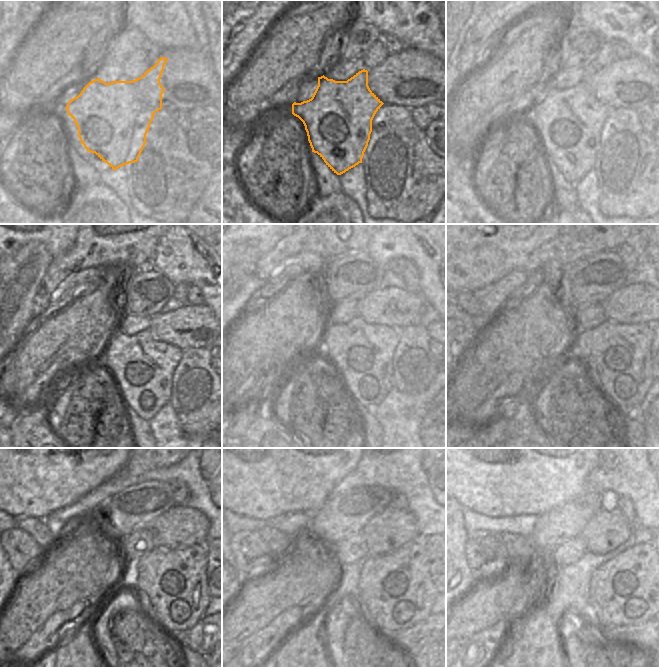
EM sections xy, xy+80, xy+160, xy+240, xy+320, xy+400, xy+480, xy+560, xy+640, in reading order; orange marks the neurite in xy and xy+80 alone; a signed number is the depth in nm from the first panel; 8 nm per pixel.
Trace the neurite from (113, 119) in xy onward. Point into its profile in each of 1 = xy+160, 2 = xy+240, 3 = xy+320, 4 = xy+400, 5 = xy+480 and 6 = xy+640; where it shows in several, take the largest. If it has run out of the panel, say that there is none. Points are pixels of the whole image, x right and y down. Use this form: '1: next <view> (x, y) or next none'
1: next xy+160 (569, 121)
2: next xy+240 (140, 353)
3: next xy+320 (366, 354)
4: next xy+400 (617, 356)
5: next xy+480 (171, 583)
6: next xy+640 (630, 589)

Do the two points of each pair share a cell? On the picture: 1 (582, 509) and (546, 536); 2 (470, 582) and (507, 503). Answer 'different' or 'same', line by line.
1: same
2: different

